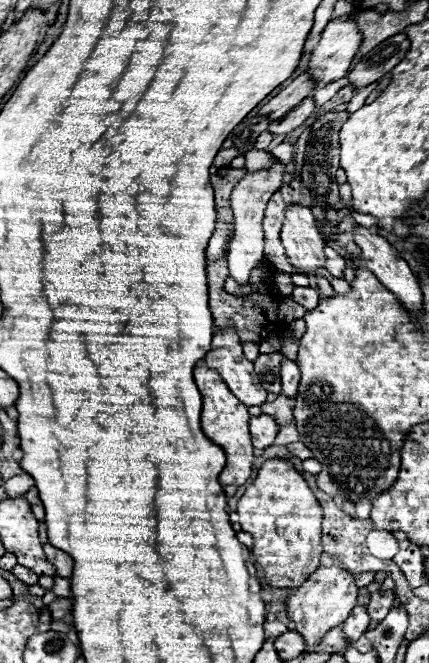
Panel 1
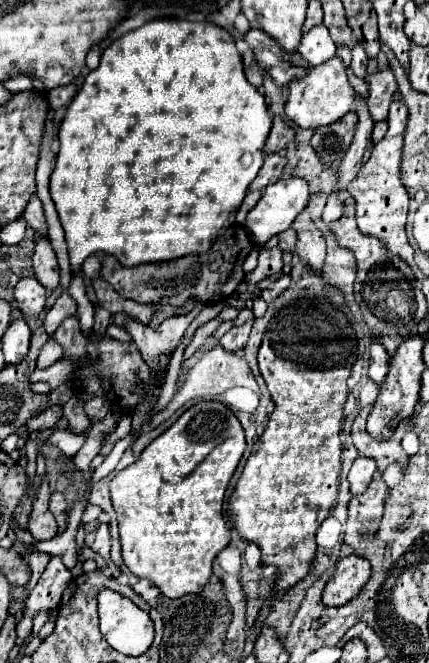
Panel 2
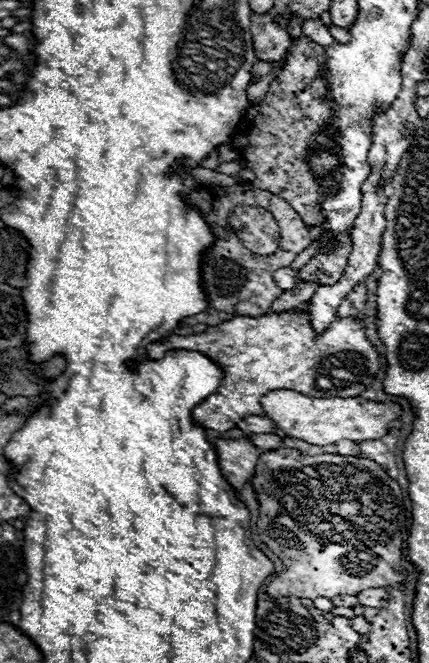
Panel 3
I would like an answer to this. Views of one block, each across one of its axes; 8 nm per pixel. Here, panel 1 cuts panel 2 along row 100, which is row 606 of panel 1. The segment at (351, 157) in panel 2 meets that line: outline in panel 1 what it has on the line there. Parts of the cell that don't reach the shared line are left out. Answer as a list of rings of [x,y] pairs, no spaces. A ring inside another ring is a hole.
[[[354,606],[354,610],[350,612],[348,620],[342,626],[344,626],[346,636],[352,642],[356,642],[368,630],[368,624],[370,624],[370,616],[366,612],[366,606]]]

